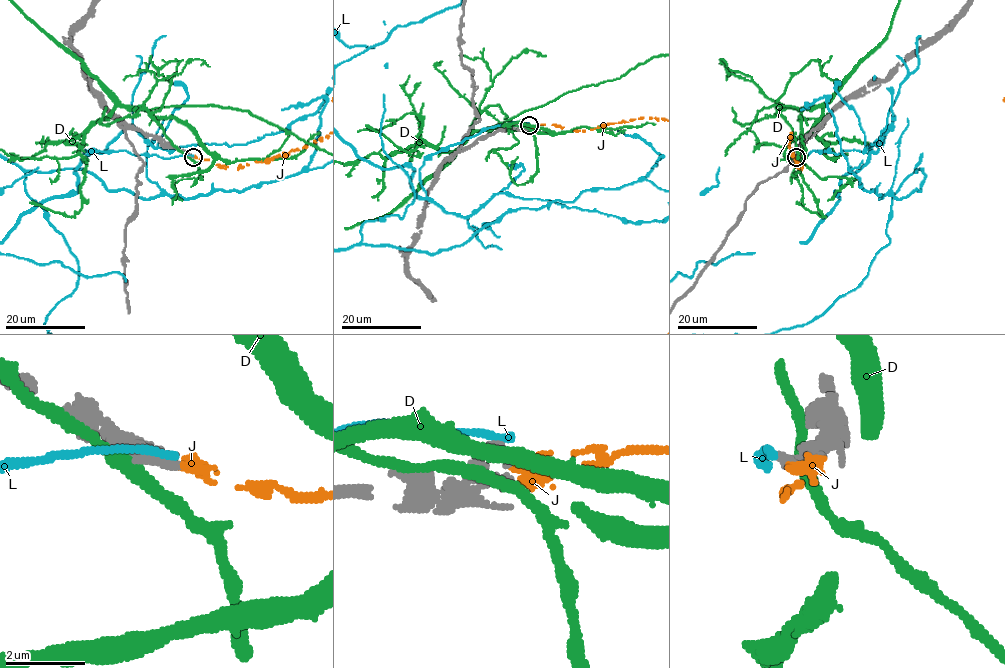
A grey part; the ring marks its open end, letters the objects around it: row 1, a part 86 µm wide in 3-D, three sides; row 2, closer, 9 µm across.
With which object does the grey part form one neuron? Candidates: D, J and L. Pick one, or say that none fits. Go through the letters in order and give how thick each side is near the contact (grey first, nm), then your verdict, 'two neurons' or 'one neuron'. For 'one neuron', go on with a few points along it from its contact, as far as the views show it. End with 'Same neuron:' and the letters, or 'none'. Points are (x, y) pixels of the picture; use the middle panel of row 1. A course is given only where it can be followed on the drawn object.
D: calibres 360 and 360 nm; two neurons
J: calibres 320 and 420 nm; one neuron
L: calibres 320 and 220 nm; two neurons
Same neuron: J

